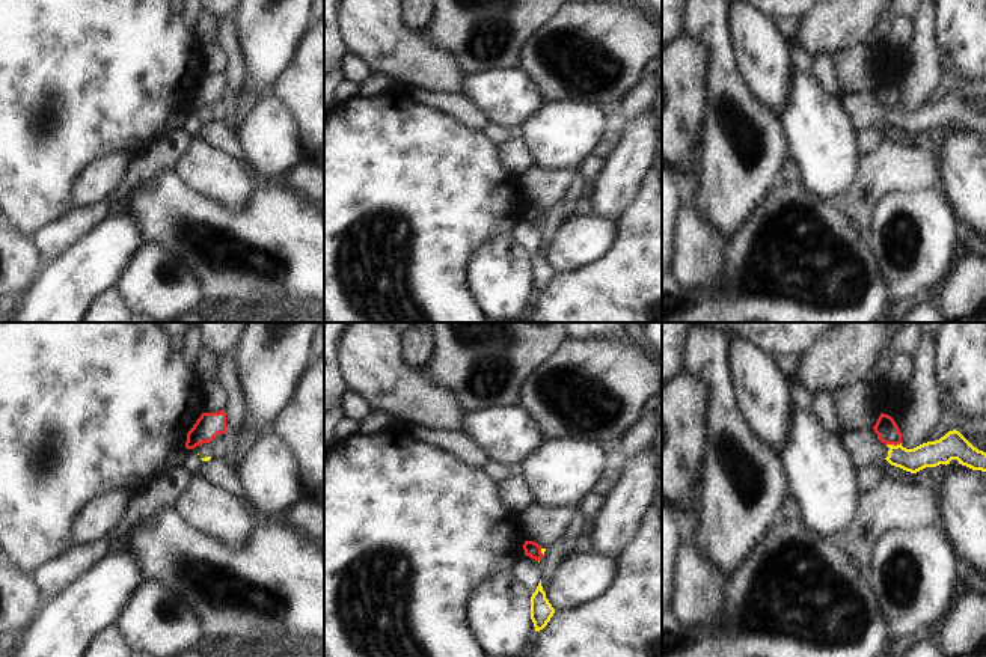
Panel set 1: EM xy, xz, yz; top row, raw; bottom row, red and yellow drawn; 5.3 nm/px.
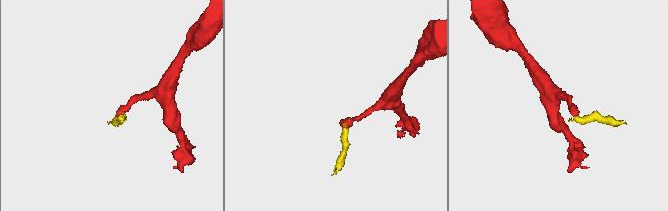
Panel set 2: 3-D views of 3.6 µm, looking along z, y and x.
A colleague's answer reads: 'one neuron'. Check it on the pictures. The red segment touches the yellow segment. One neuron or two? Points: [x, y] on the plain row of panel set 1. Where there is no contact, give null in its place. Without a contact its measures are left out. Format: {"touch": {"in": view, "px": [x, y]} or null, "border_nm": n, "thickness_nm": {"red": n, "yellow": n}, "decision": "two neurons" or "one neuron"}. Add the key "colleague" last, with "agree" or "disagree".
{"touch": {"in": "yz", "px": [893, 106]}, "border_nm": 80, "thickness_nm": {"red": 120, "yellow": 140}, "decision": "two neurons", "colleague": "disagree"}

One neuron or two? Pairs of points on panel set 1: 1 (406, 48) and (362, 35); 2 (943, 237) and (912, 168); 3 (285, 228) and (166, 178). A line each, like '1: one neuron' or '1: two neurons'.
1: one neuron
2: two neurons
3: one neuron

